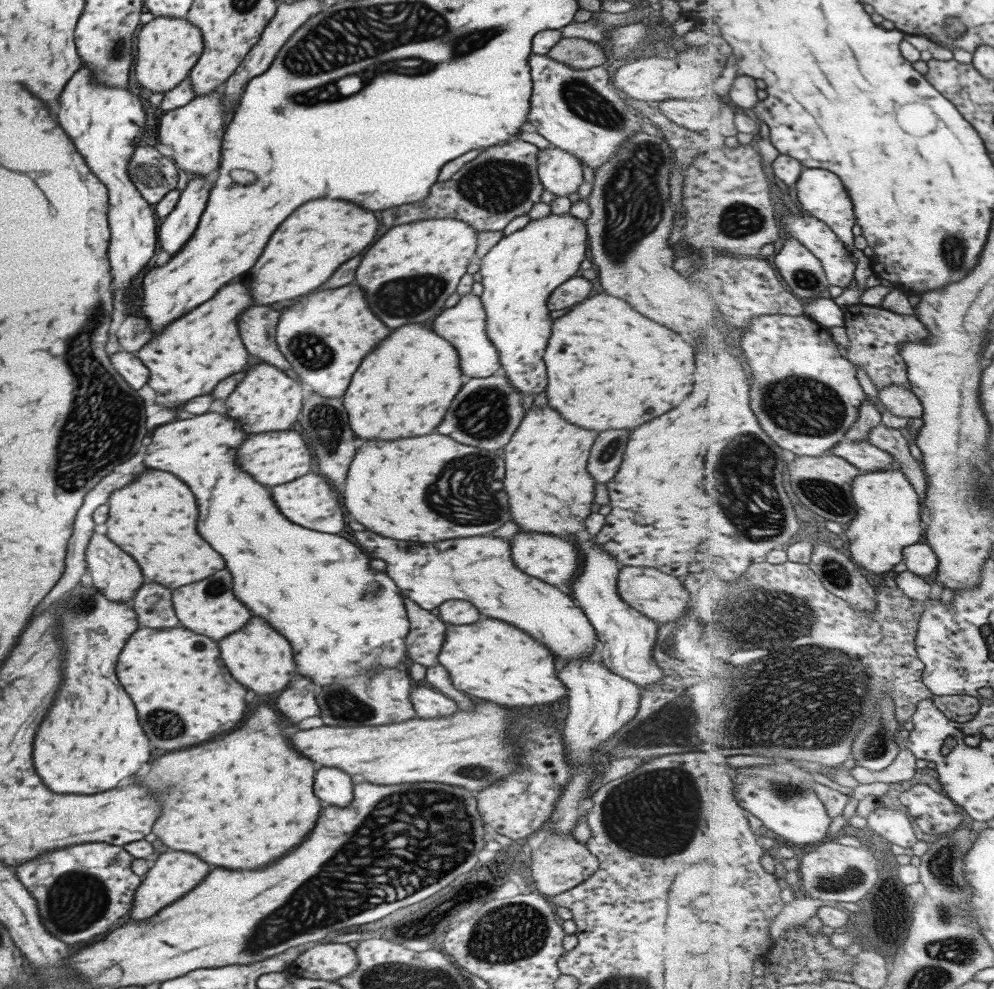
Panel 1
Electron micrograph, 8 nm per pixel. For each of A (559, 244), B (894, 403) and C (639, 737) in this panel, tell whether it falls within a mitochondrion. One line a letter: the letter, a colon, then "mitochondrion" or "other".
A: other
B: other
C: mitochondrion

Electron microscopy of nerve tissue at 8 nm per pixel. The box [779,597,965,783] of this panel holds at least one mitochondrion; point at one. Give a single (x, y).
(874, 746)

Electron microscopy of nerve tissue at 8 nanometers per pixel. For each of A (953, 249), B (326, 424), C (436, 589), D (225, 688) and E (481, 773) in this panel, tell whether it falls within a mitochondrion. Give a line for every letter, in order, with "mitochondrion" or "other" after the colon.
A: mitochondrion
B: mitochondrion
C: other
D: other
E: mitochondrion

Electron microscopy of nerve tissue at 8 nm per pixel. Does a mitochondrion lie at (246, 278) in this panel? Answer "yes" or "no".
no

